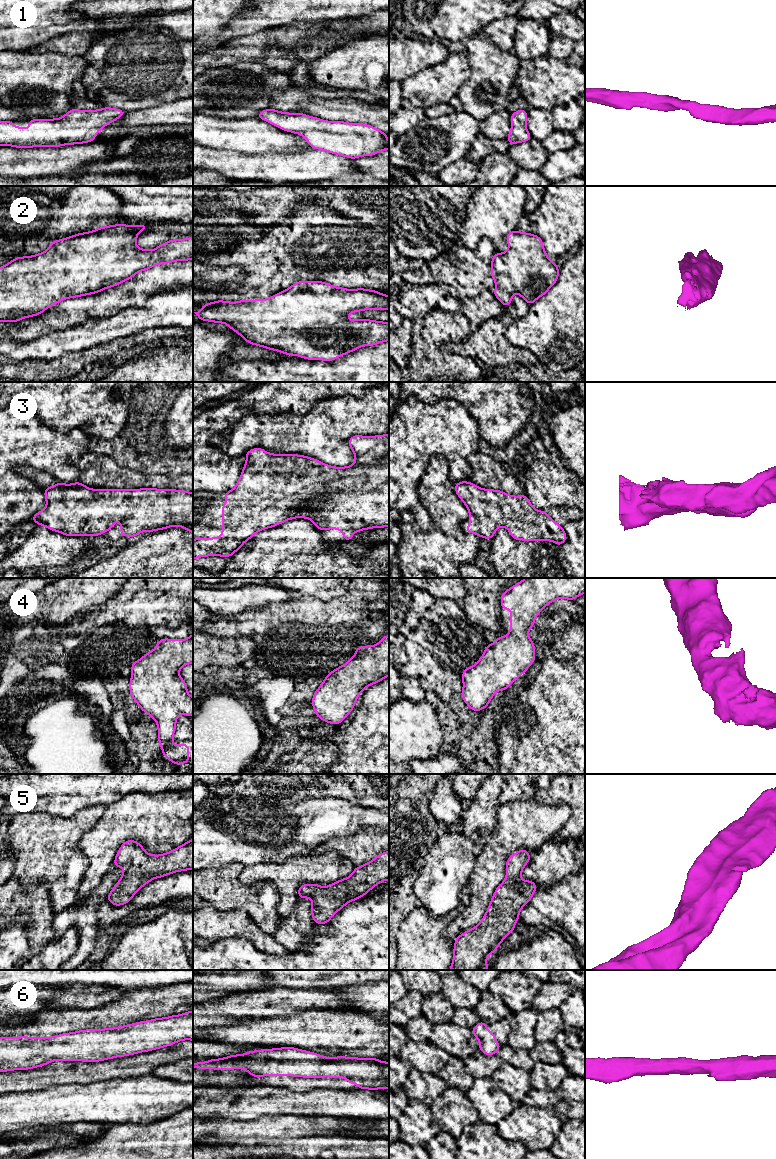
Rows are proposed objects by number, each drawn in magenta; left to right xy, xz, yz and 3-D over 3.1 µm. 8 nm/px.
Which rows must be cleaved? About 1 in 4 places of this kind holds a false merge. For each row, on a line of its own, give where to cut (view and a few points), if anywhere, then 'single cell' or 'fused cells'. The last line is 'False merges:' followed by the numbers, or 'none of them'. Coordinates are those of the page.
1: cut none; single cell
2: cut none; single cell
3: cut none; single cell
4: cut none; single cell
5: cut none; single cell
6: cut none; single cell
False merges: none of them

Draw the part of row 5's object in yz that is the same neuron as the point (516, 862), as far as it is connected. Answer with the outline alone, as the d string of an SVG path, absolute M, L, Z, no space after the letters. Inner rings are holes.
M521 849L506 861L506 877L496 888L480 923L455 939L449 970L488 970L486 959L514 930L520 910L530 901L537 885L523 881L521 872L531 856Z

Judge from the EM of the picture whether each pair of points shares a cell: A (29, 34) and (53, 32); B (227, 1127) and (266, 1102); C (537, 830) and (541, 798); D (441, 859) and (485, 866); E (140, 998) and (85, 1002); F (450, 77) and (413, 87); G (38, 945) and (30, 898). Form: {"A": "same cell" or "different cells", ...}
{"A": "same cell", "B": "different cells", "C": "different cells", "D": "different cells", "E": "different cells", "F": "same cell", "G": "same cell"}

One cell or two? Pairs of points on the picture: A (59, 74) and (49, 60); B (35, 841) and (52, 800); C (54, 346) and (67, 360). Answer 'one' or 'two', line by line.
A: one
B: two
C: two

